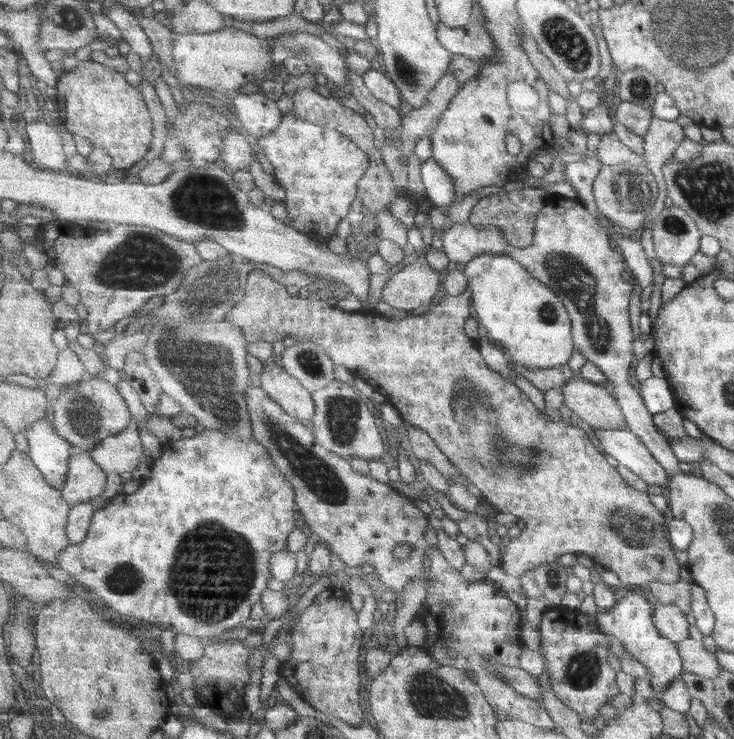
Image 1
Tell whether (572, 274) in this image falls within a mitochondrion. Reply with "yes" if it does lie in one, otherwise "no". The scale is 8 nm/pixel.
yes

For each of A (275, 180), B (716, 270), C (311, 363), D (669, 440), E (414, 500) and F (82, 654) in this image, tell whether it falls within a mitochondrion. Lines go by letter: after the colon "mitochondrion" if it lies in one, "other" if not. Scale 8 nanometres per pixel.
A: other
B: other
C: mitochondrion
D: other
E: other
F: other

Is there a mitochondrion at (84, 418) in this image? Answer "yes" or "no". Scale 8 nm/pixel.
yes

